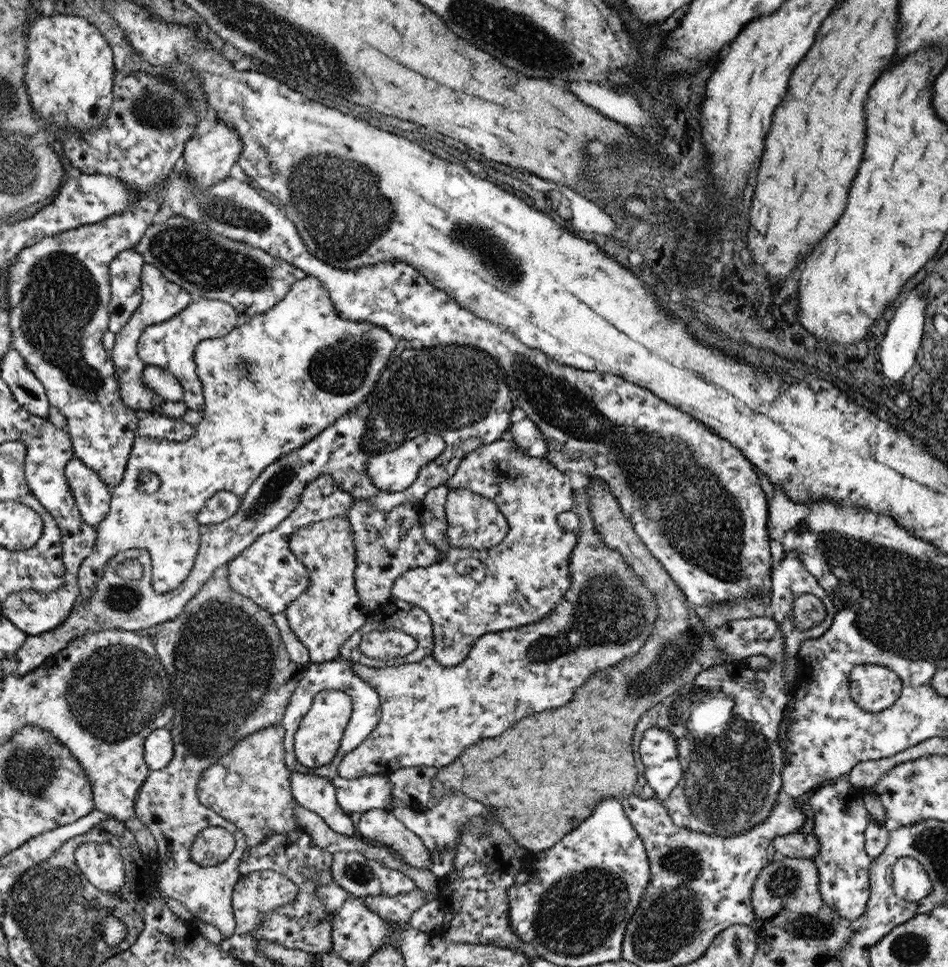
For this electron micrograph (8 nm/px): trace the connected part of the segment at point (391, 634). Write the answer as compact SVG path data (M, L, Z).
M398 629L379 632L373 630L363 636L360 651L371 659L386 660L403 657L412 653L418 646L414 637Z

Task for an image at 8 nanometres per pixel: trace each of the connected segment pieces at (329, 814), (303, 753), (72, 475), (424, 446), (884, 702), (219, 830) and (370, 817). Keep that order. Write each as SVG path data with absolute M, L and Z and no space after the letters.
M294 771L293 794L300 806L318 814L332 830L345 836L355 834L354 822L350 814L340 807L336 799L336 785L332 780Z
M326 689L314 696L296 734L296 753L301 766L318 768L332 762L334 755L340 750L352 713L353 702L345 691Z
M77 456L66 465L65 475L86 524L98 526L109 514L112 506L109 485Z
M436 434L417 435L414 439L408 440L392 450L392 452L384 452L368 460L365 464L365 470L378 489L389 492L401 492L416 481L420 468L426 466L428 462L436 460L444 452L444 448L446 448L446 441Z
M856 665L850 673L850 696L864 712L890 709L901 695L901 680L892 669L880 665Z
M208 827L193 842L192 859L203 868L224 863L235 850L232 833L222 827Z
M374 808L373 811L362 813L358 820L358 830L362 834L362 839L379 846L384 846L396 854L402 863L406 863L416 869L429 869L430 856L426 848L422 845L420 838L398 820L392 810Z

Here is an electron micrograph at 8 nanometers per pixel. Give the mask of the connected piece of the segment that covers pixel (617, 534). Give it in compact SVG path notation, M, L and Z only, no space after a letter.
M590 478L585 488L590 516L598 536L608 548L618 550L634 574L642 578L642 582L654 592L659 613L653 634L634 656L596 671L590 680L576 690L568 704L528 714L500 736L472 744L470 748L462 750L458 760L438 769L432 778L430 794L433 804L437 804L446 793L462 791L483 805L491 806L502 826L531 855L554 847L567 832L574 830L590 816L600 801L610 797L620 800L632 795L638 779L632 750L633 732L638 720L649 708L662 702L664 697L669 697L680 687L692 682L703 670L729 662L724 654L718 653L712 633L702 624L694 606L634 532L632 523L624 516L609 486L598 478Z

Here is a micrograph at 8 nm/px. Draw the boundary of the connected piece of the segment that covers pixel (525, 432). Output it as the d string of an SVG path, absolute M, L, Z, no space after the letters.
M515 407L510 415L511 428L505 437L514 441L524 453L528 453L530 456L544 456L548 452L548 443L546 443L542 430L528 418L522 409Z

